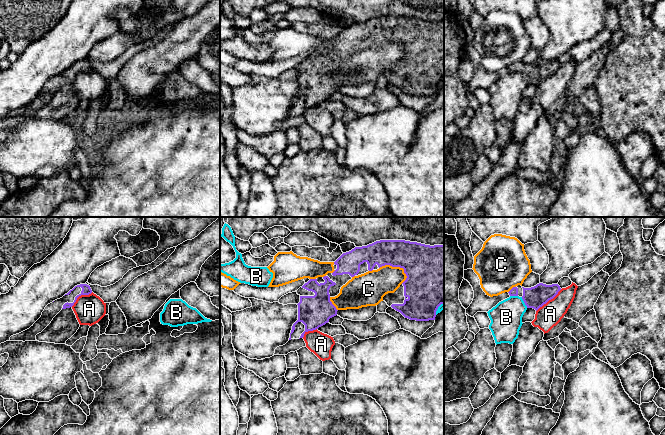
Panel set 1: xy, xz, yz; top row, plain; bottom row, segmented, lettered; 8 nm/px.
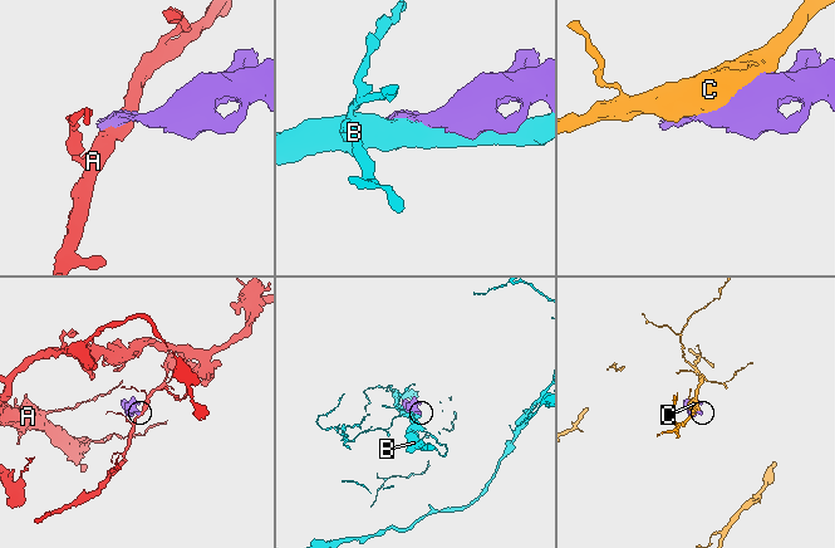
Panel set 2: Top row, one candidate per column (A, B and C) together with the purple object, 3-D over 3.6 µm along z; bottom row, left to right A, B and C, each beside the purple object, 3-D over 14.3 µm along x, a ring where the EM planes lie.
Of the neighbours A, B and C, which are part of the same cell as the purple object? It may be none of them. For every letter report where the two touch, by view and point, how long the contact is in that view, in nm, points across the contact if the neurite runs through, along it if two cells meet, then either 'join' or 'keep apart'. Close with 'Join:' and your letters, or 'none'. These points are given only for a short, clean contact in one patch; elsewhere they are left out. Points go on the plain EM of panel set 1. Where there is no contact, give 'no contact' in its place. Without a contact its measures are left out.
A: meets purple in yz at (548, 76); contact 280 nm long; border along yz (561, 65), (536, 87); keep apart
B: meets purple in yz at (524, 78); contact 100 nm long; keep apart
C: meets purple in xz at (395, 42); contact 240 nm long; keep apart
Join: none

